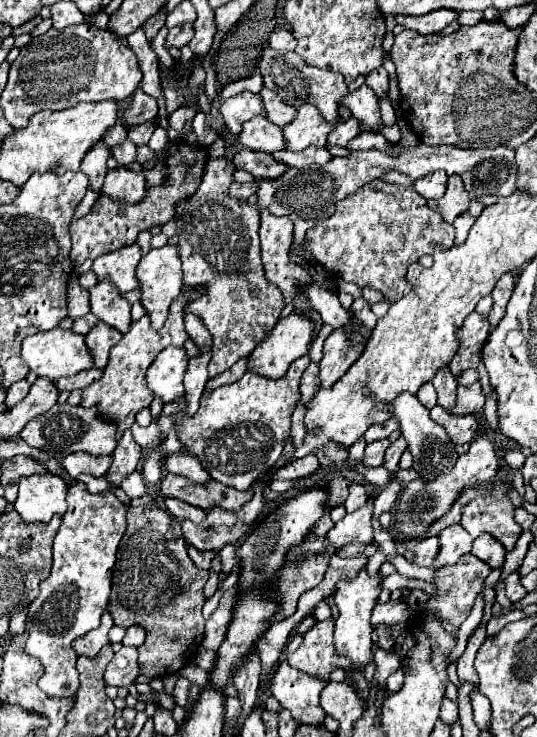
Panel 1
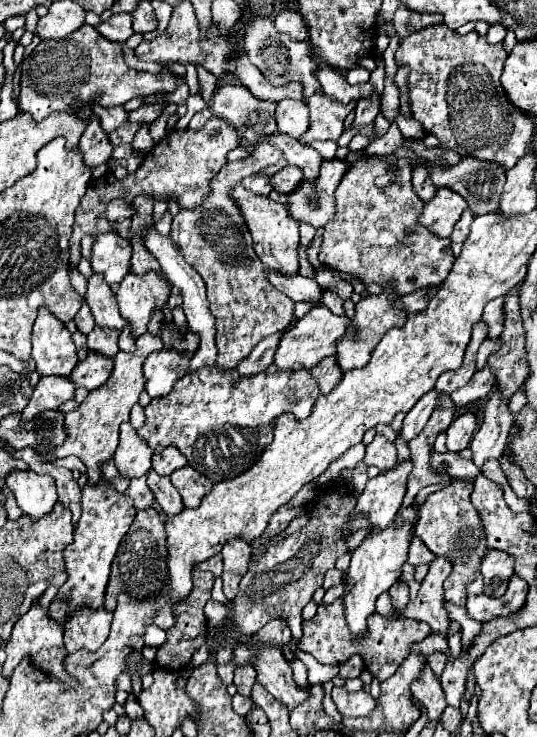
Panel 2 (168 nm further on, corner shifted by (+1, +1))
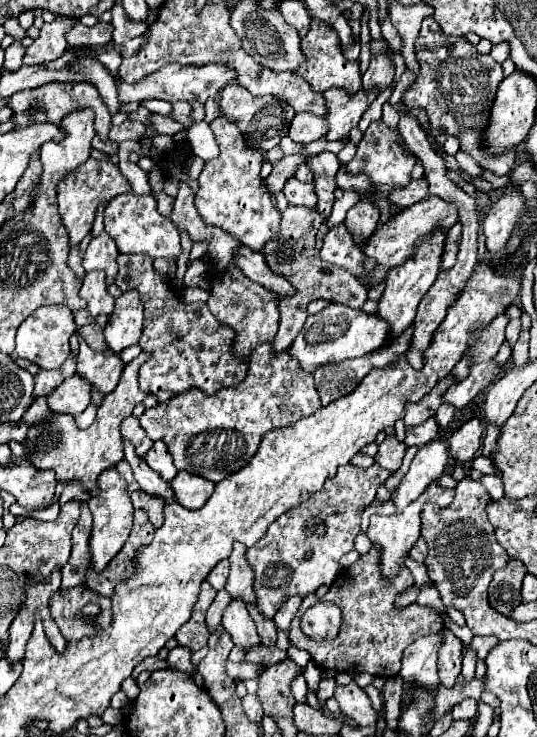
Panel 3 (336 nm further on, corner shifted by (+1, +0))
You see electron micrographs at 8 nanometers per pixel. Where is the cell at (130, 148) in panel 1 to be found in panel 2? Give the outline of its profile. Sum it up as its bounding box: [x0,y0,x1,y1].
[110,122,140,148]

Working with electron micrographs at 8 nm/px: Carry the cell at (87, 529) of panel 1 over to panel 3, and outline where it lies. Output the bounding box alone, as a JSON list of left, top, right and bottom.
[88,467,134,573]

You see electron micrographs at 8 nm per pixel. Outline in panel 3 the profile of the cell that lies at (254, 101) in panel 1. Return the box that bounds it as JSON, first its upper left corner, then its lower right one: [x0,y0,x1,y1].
[218,81,296,151]

